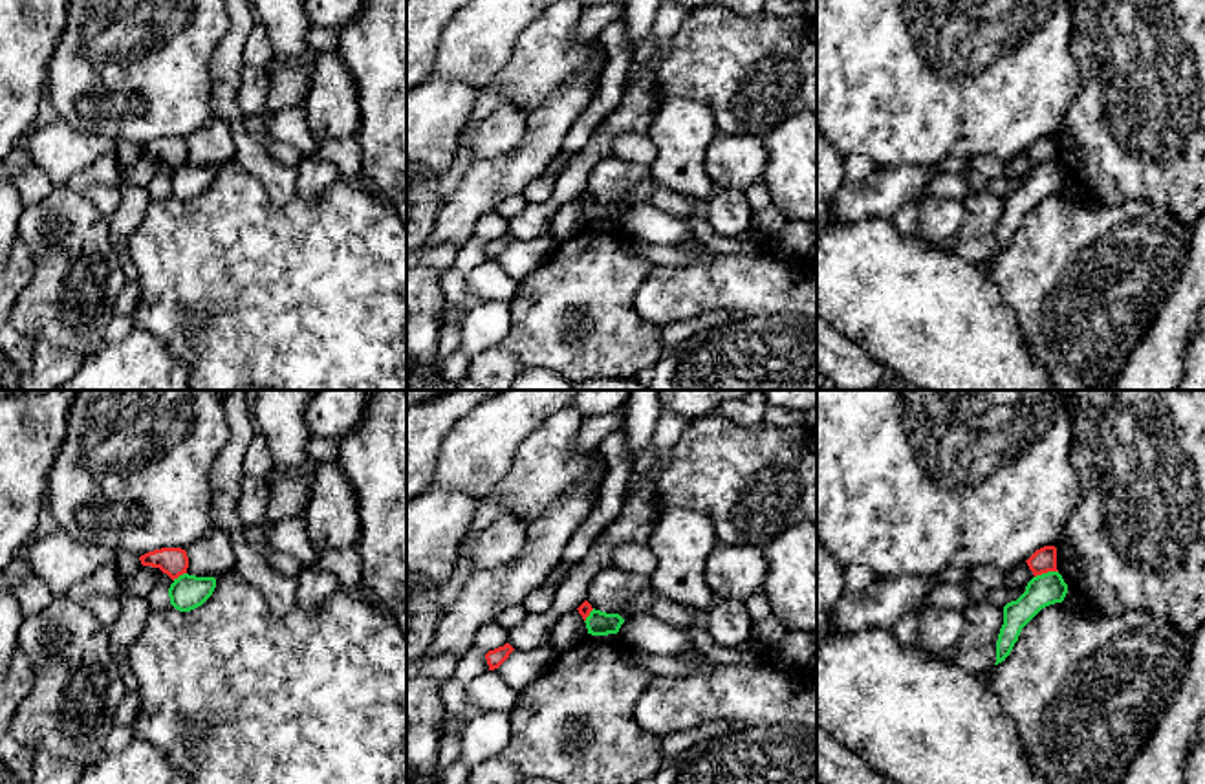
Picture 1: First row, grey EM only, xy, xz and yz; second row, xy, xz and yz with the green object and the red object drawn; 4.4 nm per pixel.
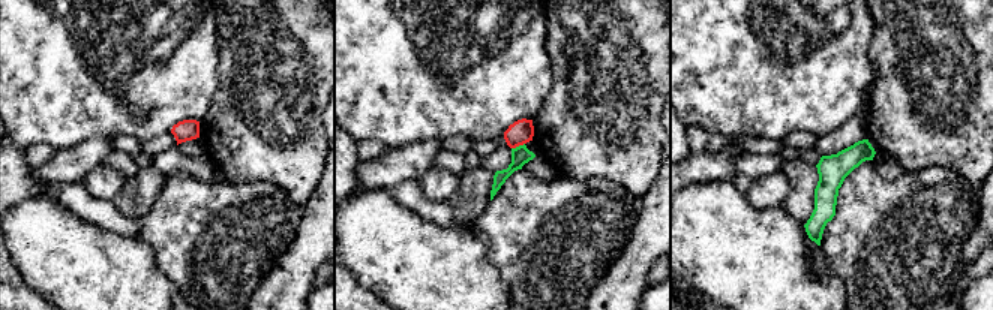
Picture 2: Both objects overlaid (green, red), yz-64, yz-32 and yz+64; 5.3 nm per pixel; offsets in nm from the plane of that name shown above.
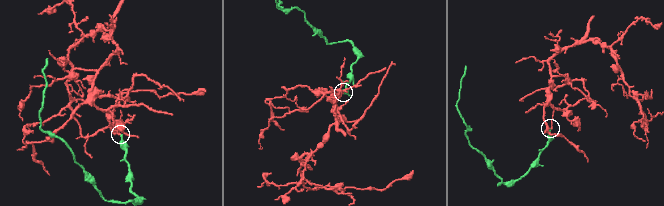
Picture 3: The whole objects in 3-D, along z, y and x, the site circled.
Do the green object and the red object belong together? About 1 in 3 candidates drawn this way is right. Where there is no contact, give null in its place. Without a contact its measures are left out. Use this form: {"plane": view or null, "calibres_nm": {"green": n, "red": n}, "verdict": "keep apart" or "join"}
{"plane": "yz", "calibres_nm": {"green": 140, "red": 110}, "verdict": "keep apart"}

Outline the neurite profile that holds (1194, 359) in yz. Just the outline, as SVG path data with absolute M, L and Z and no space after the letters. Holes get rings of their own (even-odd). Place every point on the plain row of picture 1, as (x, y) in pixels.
M1198 332L1190 341L1178 390L1205 390L1205 332Z

